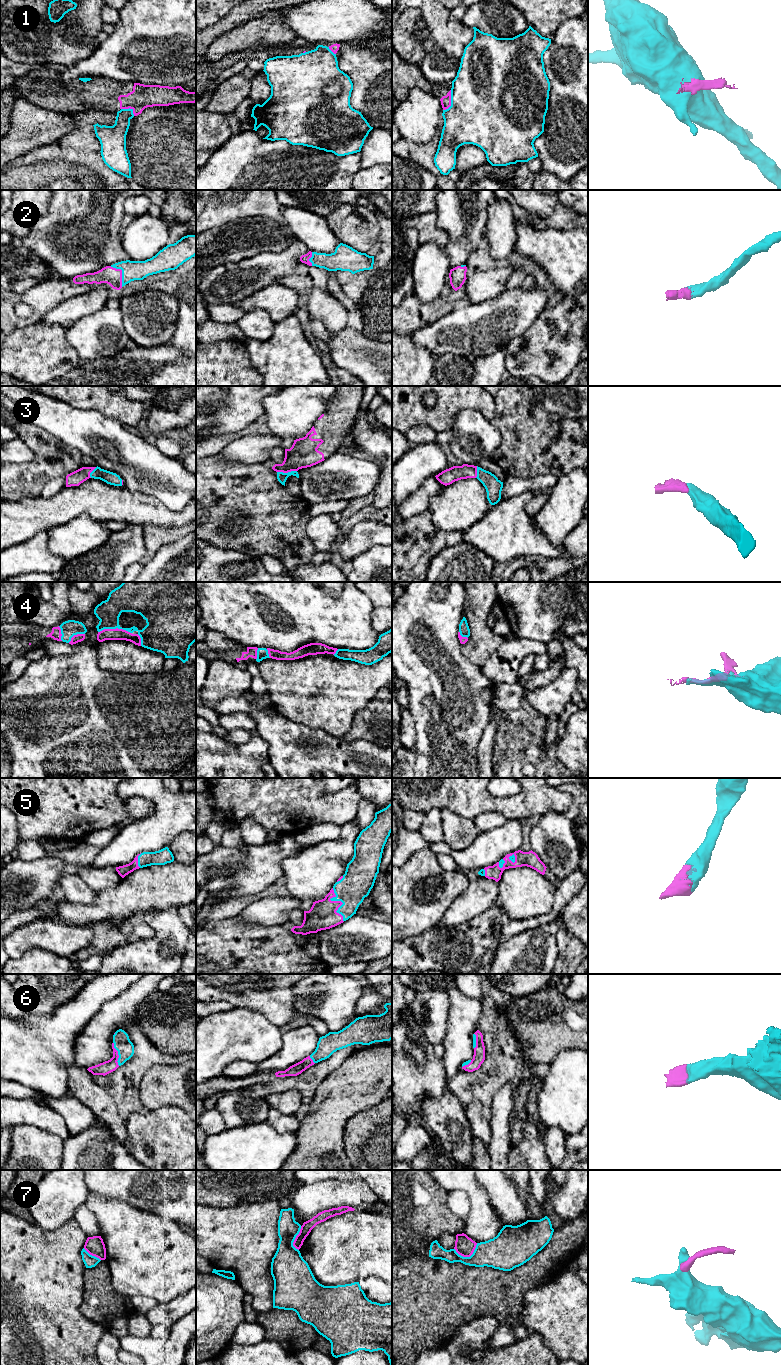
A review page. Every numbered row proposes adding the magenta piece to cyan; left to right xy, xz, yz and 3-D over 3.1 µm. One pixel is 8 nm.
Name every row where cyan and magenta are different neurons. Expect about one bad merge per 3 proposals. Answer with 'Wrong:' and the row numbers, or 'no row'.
Wrong: 1, 7

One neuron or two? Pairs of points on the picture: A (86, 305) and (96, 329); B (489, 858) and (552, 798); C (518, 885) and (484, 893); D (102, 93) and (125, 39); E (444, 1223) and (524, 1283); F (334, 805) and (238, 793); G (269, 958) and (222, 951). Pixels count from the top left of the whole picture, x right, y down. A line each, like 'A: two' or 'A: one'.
A: two
B: two
C: two
D: two
E: two
F: one
G: one

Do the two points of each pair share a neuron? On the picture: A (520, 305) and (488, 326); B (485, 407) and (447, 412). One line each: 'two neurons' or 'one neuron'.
A: one neuron
B: one neuron

